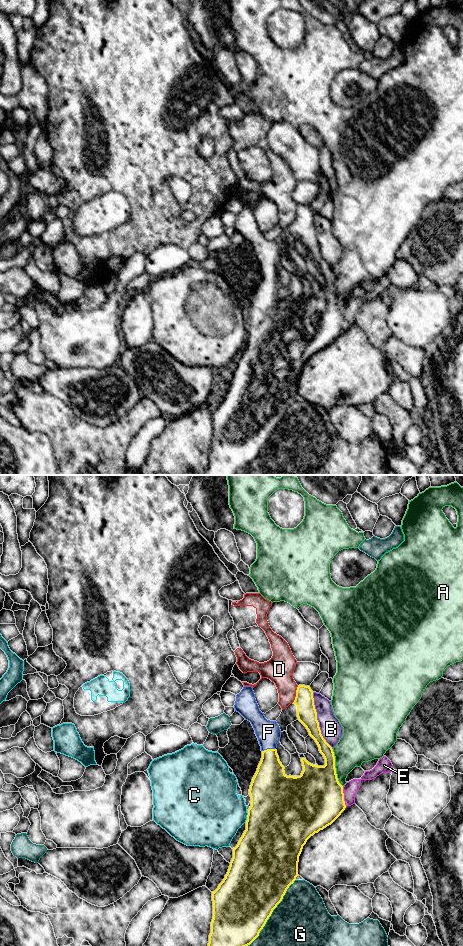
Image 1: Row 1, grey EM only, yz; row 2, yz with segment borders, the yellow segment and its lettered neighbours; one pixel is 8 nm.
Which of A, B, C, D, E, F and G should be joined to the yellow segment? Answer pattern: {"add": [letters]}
{"add": ["F"]}

